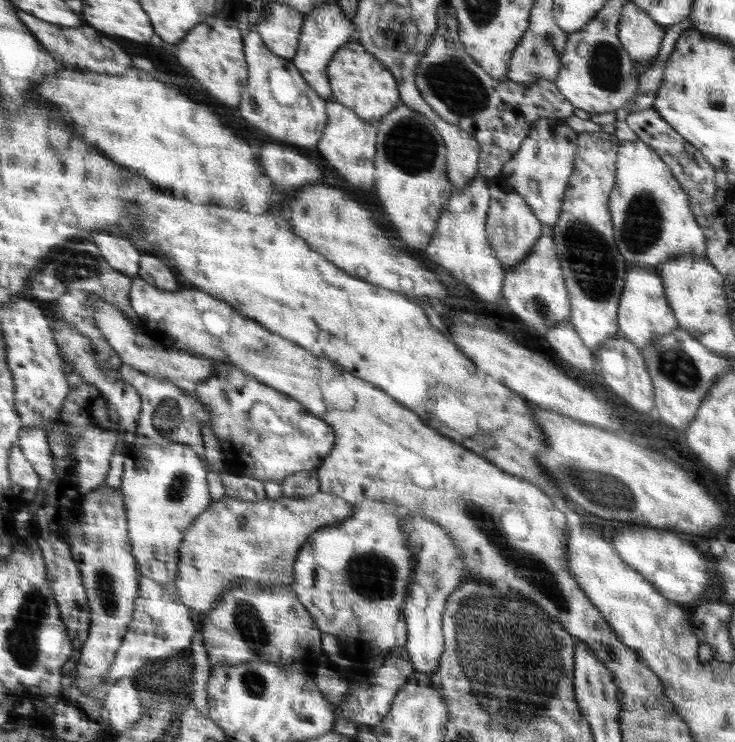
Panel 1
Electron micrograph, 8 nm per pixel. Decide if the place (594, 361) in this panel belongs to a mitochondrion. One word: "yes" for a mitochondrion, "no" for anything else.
no

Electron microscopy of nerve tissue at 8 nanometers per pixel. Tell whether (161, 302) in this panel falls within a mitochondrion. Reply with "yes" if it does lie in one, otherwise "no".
no

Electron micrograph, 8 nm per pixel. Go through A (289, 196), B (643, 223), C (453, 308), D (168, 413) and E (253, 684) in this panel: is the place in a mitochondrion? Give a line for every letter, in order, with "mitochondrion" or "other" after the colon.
A: other
B: mitochondrion
C: other
D: mitochondrion
E: mitochondrion

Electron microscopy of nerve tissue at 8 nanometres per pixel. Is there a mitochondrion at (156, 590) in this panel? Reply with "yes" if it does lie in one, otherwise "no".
no

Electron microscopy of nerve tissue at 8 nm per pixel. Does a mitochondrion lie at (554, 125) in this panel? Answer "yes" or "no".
no

